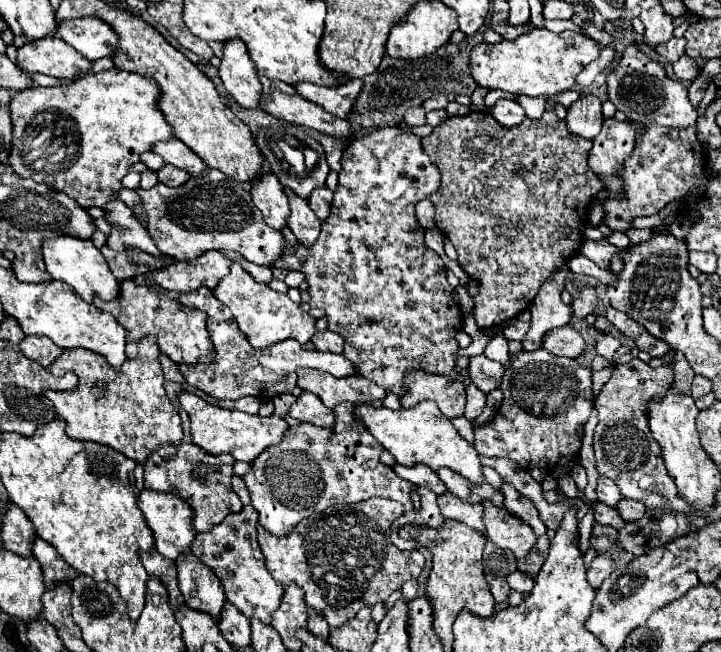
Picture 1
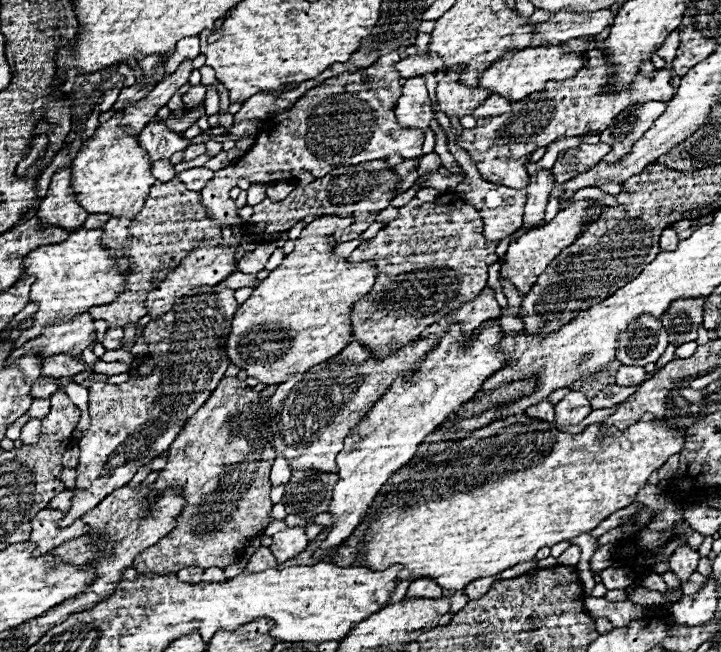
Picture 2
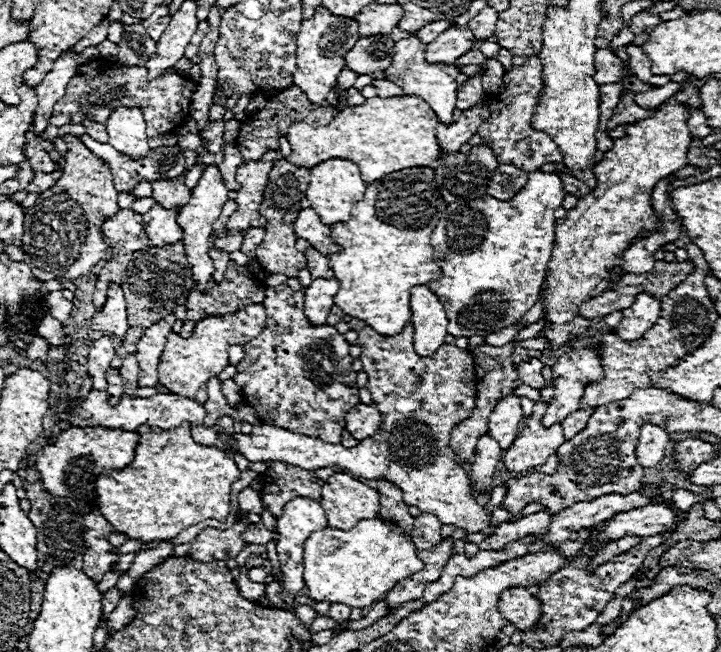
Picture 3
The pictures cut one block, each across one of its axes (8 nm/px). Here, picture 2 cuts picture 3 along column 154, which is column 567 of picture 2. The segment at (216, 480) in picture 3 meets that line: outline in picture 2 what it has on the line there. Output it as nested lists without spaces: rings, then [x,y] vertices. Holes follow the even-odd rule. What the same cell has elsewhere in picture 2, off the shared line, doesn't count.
[[[518,414],[518,416],[508,416],[508,418],[504,418],[504,420],[498,420],[498,422],[492,422],[492,424],[488,424],[488,426],[484,426],[484,428],[478,428],[472,436],[468,436],[468,438],[464,438],[464,440],[460,440],[454,448],[448,448],[446,452],[440,452],[438,456],[434,456],[434,458],[430,458],[430,460],[420,460],[416,466],[412,466],[412,468],[406,468],[406,470],[398,470],[398,472],[394,472],[392,474],[392,478],[382,486],[382,490],[378,492],[378,496],[376,496],[376,500],[374,500],[374,504],[370,506],[370,512],[368,512],[368,516],[376,516],[372,522],[370,522],[370,532],[366,532],[366,542],[368,542],[368,546],[366,546],[366,550],[364,550],[364,558],[362,558],[362,562],[358,562],[358,566],[368,566],[368,568],[374,568],[374,570],[384,570],[384,568],[390,568],[390,566],[394,566],[394,564],[404,564],[404,570],[400,572],[400,582],[402,580],[416,580],[416,578],[432,578],[432,580],[436,580],[444,590],[462,590],[468,582],[472,582],[472,580],[476,580],[476,578],[484,578],[484,576],[492,576],[492,574],[500,574],[502,570],[508,570],[508,568],[512,568],[512,566],[516,566],[516,564],[522,564],[522,562],[530,562],[530,560],[534,560],[534,556],[536,556],[536,552],[540,550],[540,548],[544,548],[544,546],[554,546],[554,544],[558,544],[558,542],[562,542],[562,540],[572,540],[572,538],[576,538],[576,536],[580,536],[580,534],[586,534],[586,532],[592,532],[600,522],[604,522],[610,514],[614,514],[616,510],[620,510],[620,508],[626,508],[626,506],[630,506],[630,502],[634,502],[634,498],[636,498],[636,494],[646,486],[646,482],[648,482],[648,478],[652,476],[652,472],[654,470],[658,470],[658,468],[662,468],[666,462],[668,462],[668,458],[670,456],[674,456],[674,454],[680,454],[680,450],[682,450],[682,446],[684,446],[684,440],[686,440],[686,430],[684,428],[676,428],[676,426],[672,426],[672,424],[668,424],[666,420],[658,420],[658,418],[654,418],[654,416],[650,416],[650,414],[644,414],[642,416],[642,420],[638,420],[638,424],[634,424],[634,426],[630,426],[630,428],[626,428],[626,430],[616,430],[616,428],[608,428],[602,436],[600,436],[600,426],[604,424],[606,420],[602,420],[602,422],[594,422],[594,424],[590,424],[584,432],[580,432],[580,434],[568,434],[568,432],[560,432],[560,430],[556,430],[556,428],[552,428],[552,430],[548,430],[546,428],[546,422],[542,422],[542,420],[534,420],[534,418],[528,418],[528,416],[524,416],[524,414]]]

